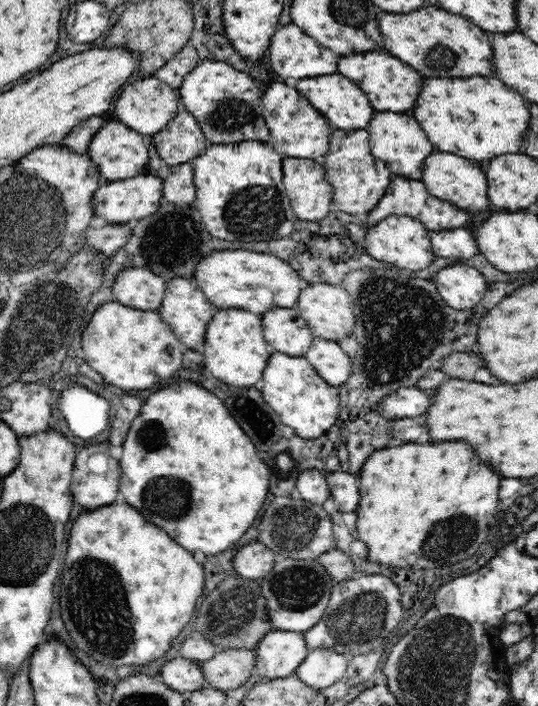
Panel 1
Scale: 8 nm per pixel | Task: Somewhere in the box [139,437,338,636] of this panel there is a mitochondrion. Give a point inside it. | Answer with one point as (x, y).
(297, 587)

